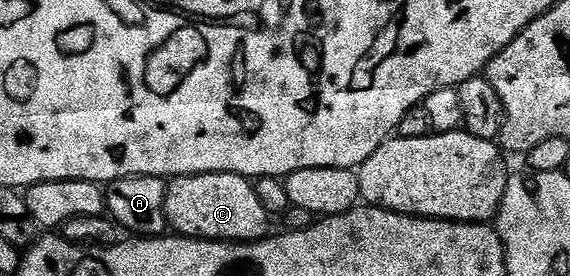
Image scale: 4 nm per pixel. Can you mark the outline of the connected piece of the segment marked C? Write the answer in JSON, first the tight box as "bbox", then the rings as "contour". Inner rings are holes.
{"bbox":[165,173,269,243],"contour":[[[221,173],[176,178],[167,188],[165,209],[170,230],[188,239],[250,243],[268,234],[269,212],[261,205],[261,197],[257,197],[254,182],[245,175]]]}

